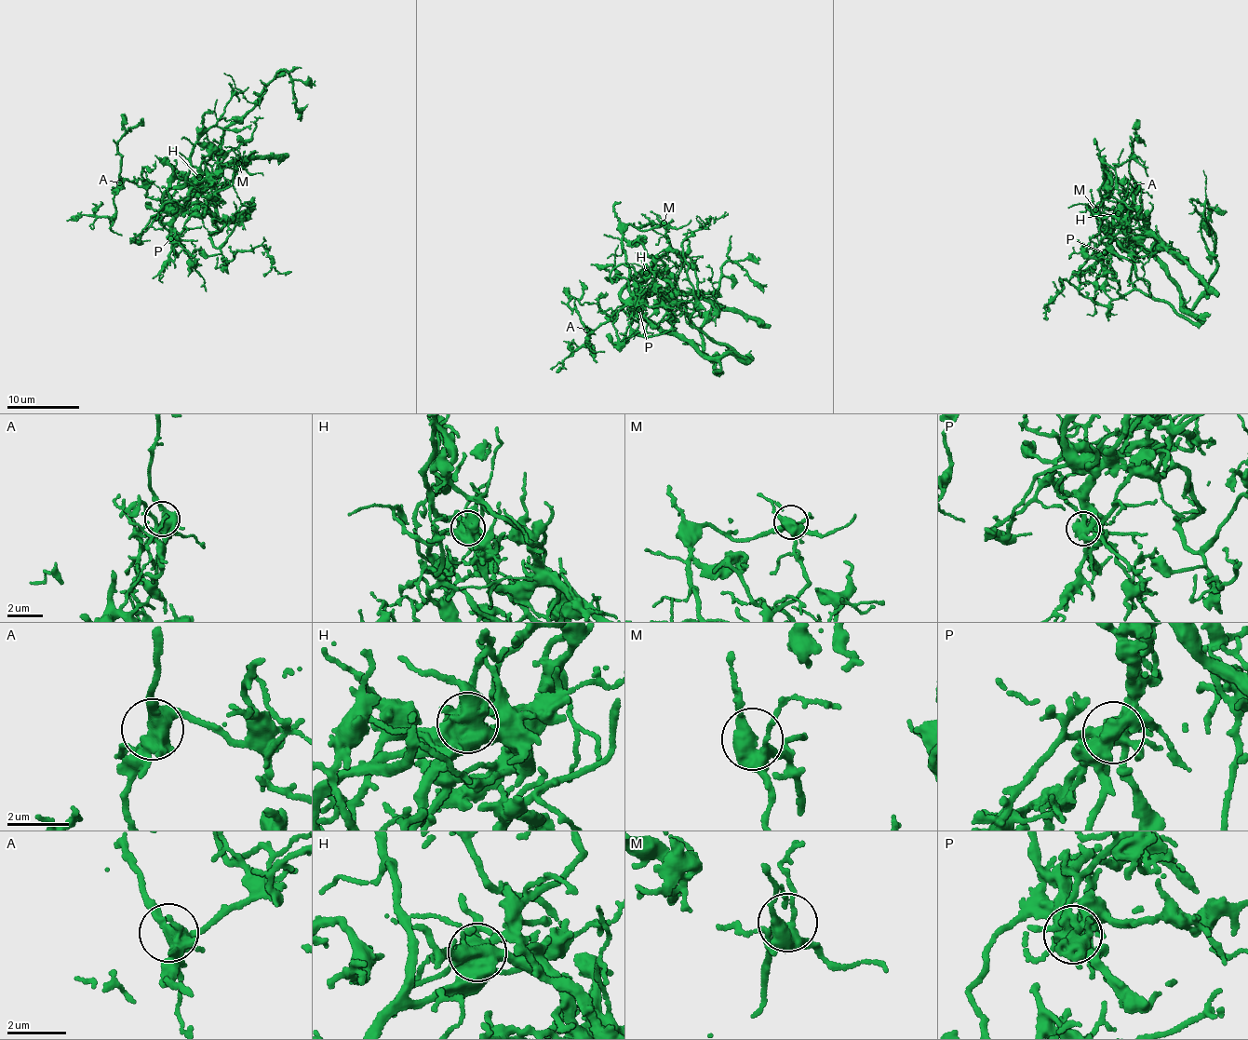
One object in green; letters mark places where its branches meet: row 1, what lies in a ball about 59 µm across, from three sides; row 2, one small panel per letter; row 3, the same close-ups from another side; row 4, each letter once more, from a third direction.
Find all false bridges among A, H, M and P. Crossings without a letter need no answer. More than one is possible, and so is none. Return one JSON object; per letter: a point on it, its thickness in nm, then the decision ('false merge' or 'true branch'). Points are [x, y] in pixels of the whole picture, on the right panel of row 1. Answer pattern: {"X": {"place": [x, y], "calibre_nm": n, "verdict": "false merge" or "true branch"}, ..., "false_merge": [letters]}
{"A": {"place": [1134, 185], "calibre_nm": 480, "verdict": "true branch"}, "H": {"place": [1118, 213], "calibre_nm": 600, "verdict": "false merge"}, "M": {"place": [1095, 209], "calibre_nm": 420, "verdict": "true branch"}, "P": {"place": [1105, 252], "calibre_nm": 480, "verdict": "false merge"}, "false_merge": ["H", "P"]}

